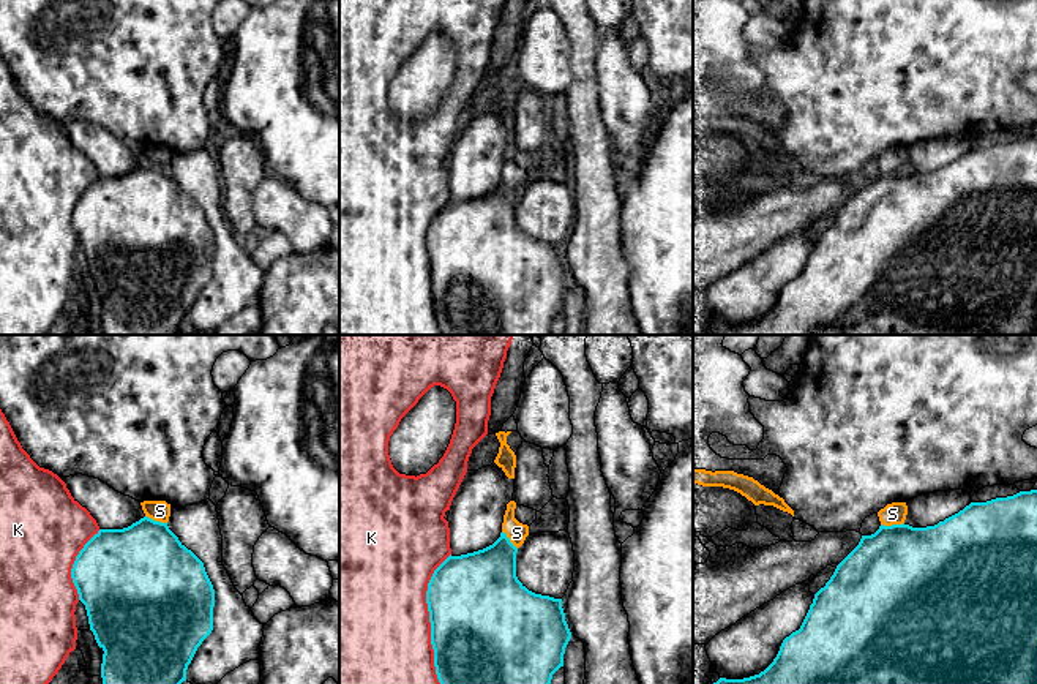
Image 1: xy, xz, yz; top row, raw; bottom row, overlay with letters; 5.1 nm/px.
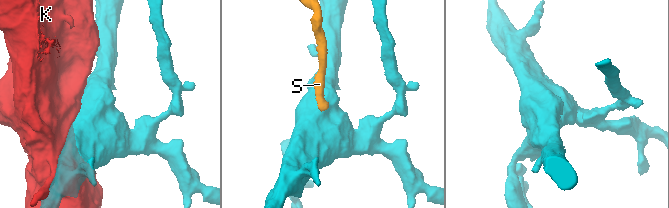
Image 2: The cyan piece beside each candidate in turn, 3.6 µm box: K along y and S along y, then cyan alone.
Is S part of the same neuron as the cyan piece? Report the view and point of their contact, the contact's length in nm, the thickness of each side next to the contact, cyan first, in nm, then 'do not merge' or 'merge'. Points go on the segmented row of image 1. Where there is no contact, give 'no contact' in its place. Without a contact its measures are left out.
meets cyan in yz at (892, 525); contact 120 nm long; 480 nm thick on the cyan side, 110 nm on the other; merge

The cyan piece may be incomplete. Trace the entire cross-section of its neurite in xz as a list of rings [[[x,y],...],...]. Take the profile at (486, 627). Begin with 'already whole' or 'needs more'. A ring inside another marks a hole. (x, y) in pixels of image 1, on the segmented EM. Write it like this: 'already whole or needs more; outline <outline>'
needs more; outline [[[510,501],[500,537],[492,545],[461,556],[450,554],[428,583],[431,645],[440,684],[551,684],[552,675],[563,667],[571,632],[565,621],[562,599],[535,594],[518,580],[516,553],[529,536],[529,526],[515,518],[515,509],[516,502]]]

